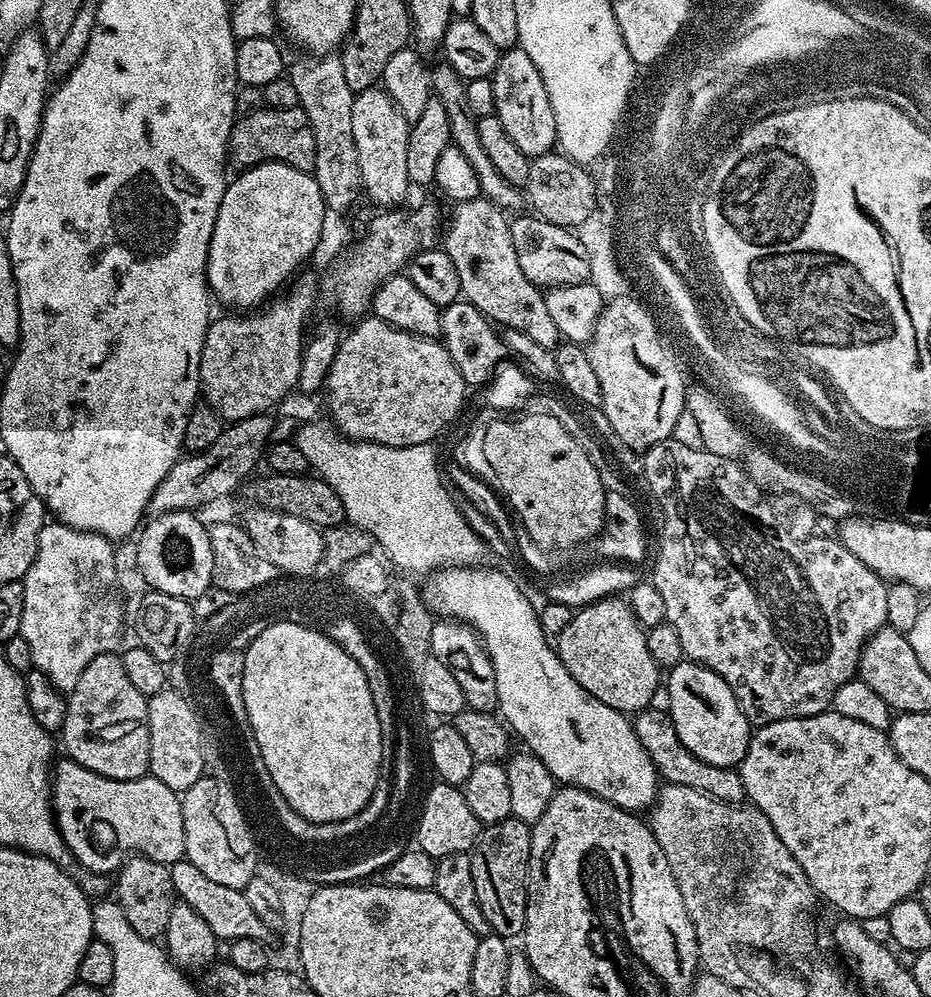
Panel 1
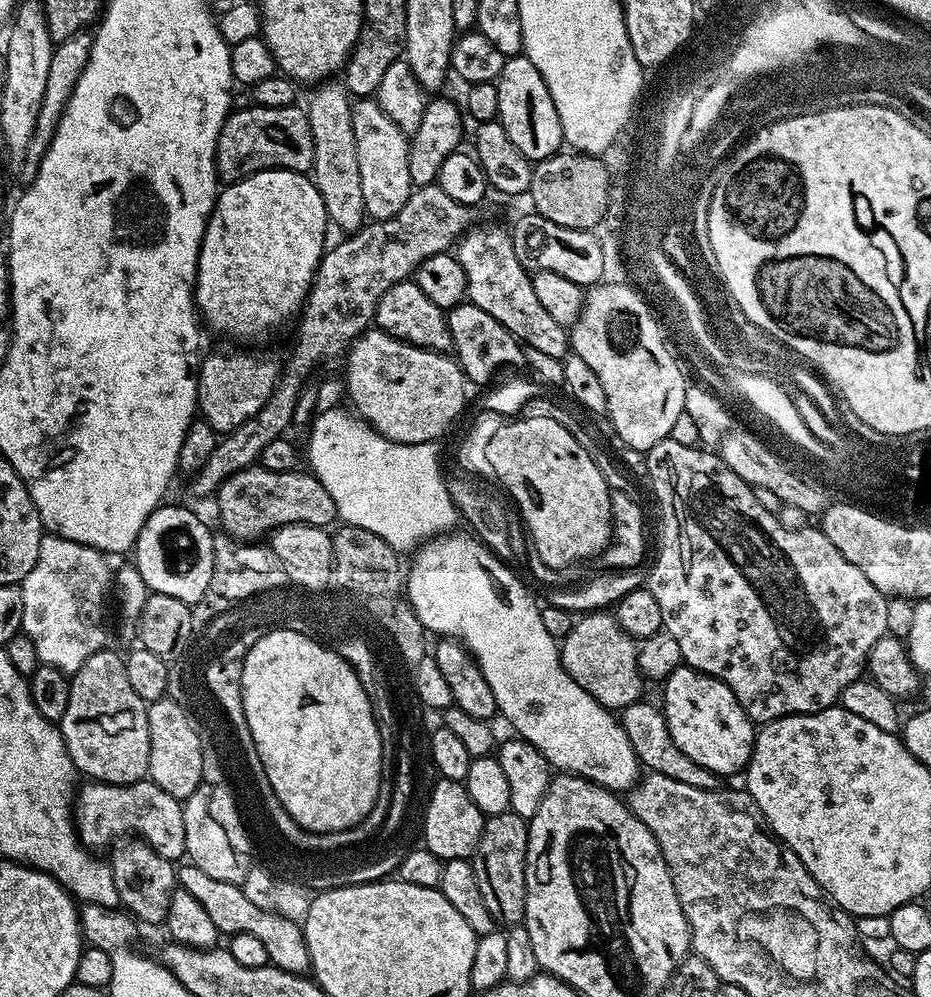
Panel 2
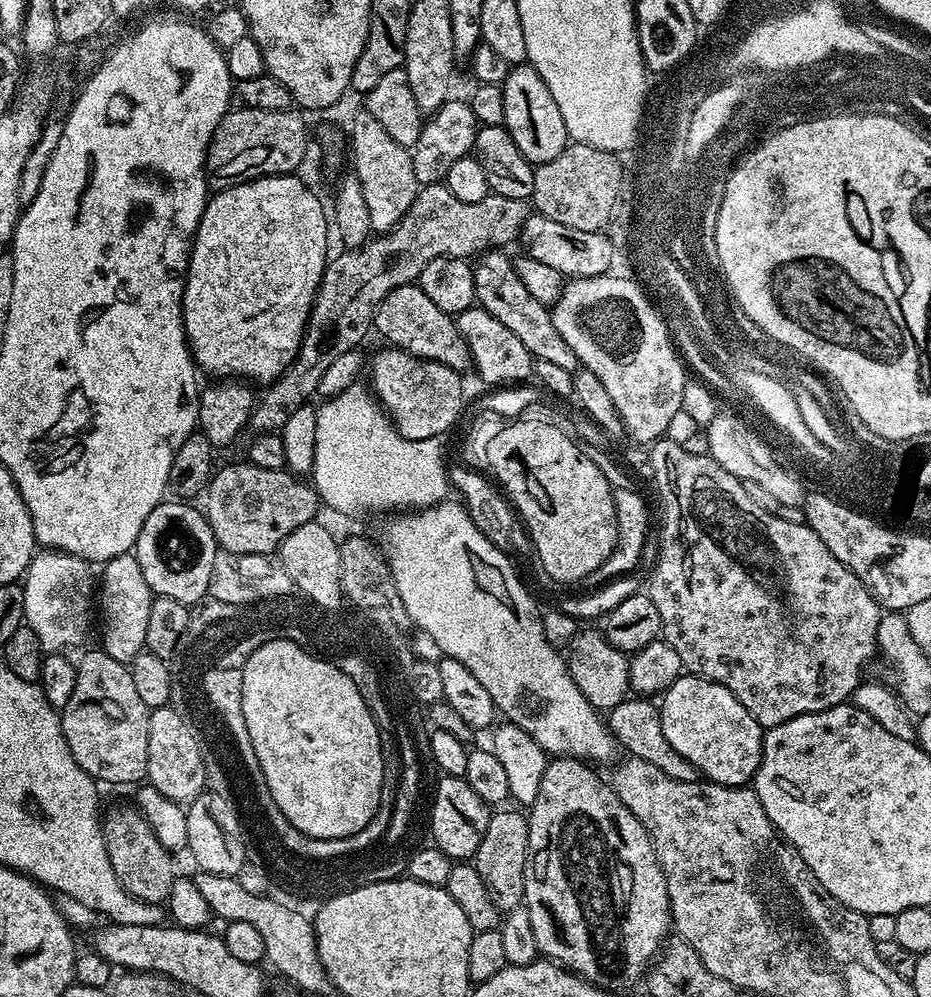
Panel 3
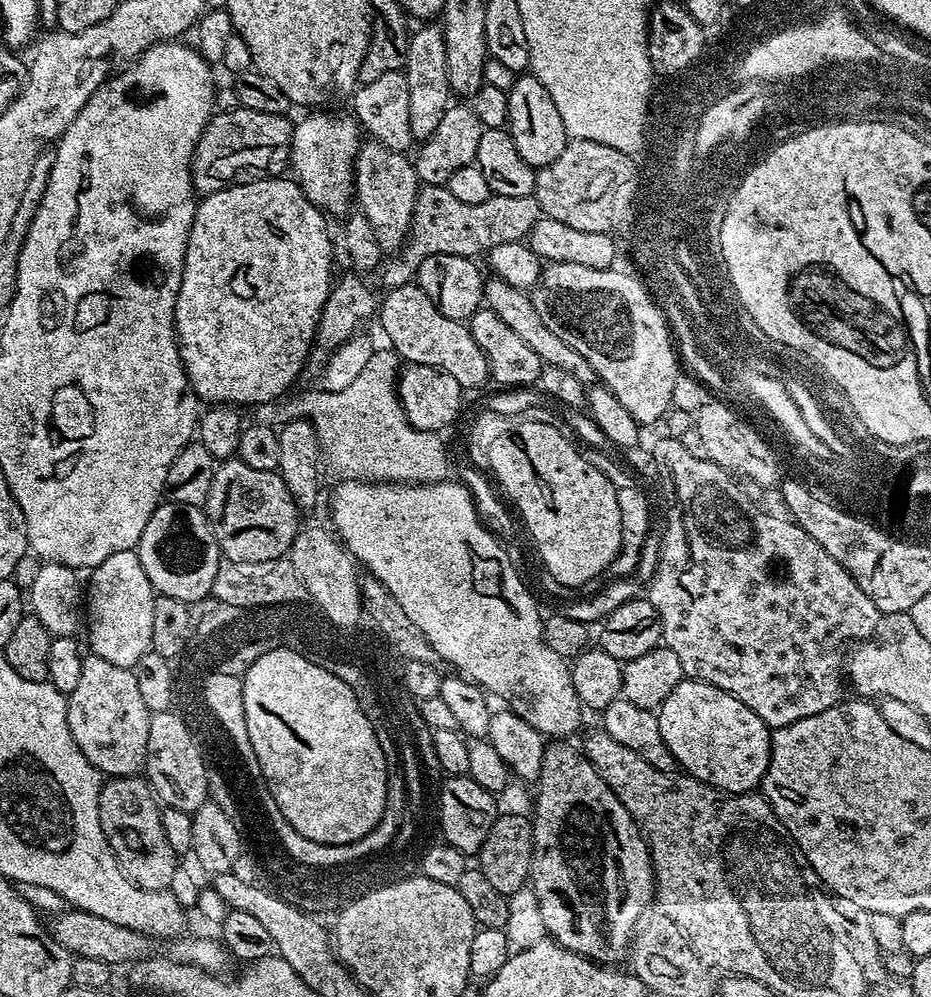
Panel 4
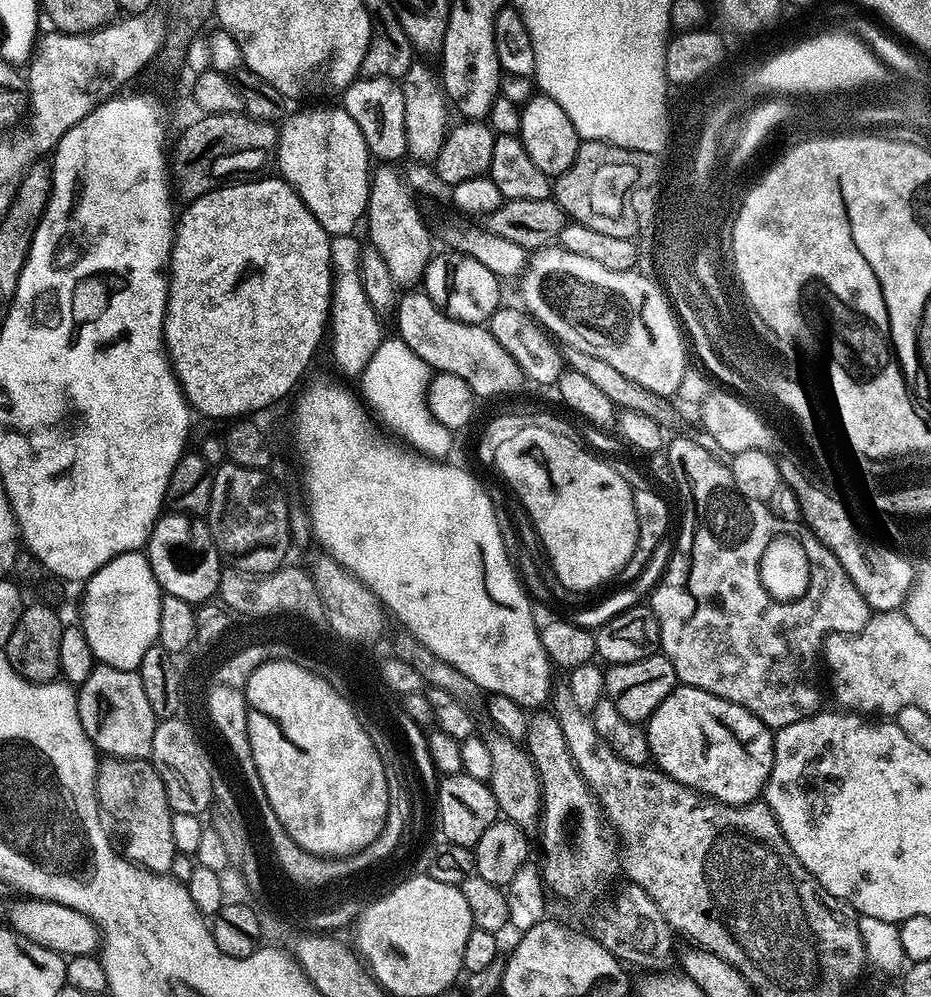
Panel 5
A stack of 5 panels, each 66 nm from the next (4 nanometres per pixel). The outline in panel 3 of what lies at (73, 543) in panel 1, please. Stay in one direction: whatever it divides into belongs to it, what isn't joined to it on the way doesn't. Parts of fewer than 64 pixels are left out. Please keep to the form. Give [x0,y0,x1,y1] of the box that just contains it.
[22,550,94,653]

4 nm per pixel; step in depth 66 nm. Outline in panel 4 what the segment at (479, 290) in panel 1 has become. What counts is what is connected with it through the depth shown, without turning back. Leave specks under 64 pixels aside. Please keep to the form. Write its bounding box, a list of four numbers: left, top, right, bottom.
[484,278,597,386]

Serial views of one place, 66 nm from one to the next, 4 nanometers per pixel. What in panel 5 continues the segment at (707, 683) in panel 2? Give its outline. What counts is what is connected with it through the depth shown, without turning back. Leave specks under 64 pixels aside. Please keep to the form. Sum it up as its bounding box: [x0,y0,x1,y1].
[646,686,774,804]

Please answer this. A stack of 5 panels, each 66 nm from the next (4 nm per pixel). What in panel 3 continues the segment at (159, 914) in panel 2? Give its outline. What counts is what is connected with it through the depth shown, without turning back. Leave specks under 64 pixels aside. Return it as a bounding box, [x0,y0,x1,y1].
[102,807,174,905]

